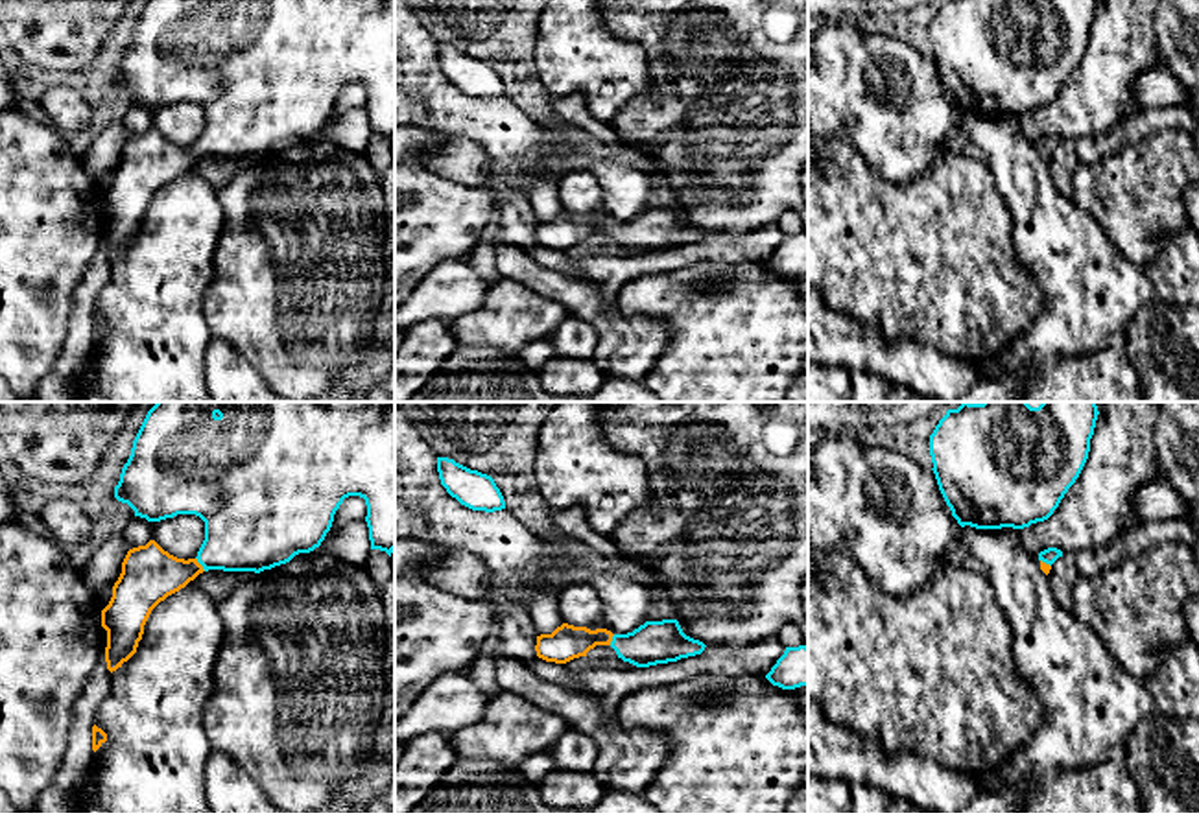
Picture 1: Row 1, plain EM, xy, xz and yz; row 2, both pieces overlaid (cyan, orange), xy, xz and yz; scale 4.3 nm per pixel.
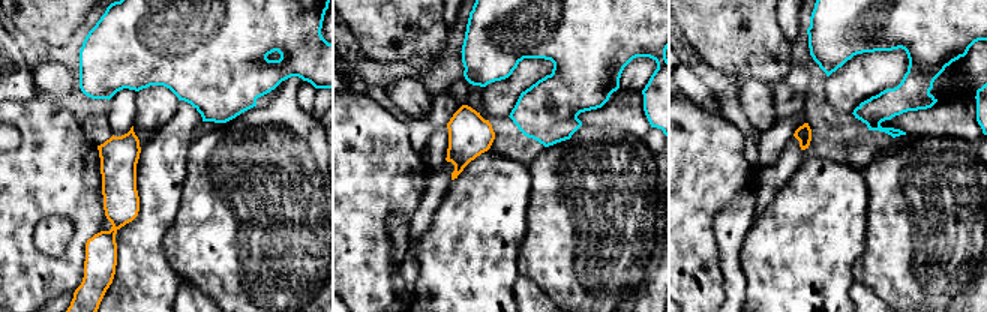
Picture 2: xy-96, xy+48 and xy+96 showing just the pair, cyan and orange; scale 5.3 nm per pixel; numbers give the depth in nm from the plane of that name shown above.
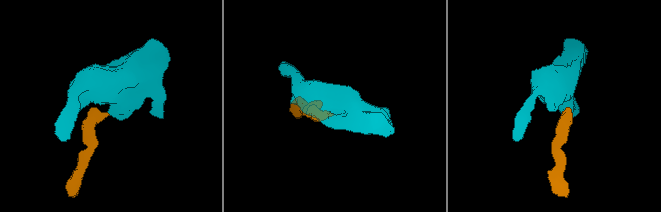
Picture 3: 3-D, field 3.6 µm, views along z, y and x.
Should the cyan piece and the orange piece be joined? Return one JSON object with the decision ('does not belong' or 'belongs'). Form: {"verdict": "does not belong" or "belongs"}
{"verdict": "belongs"}

